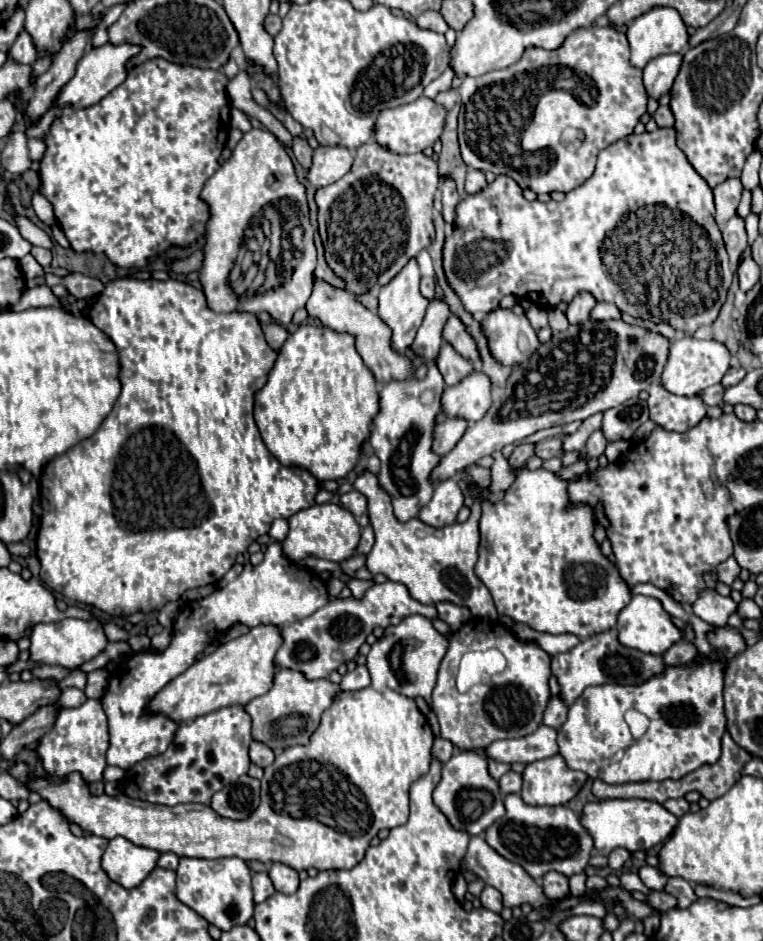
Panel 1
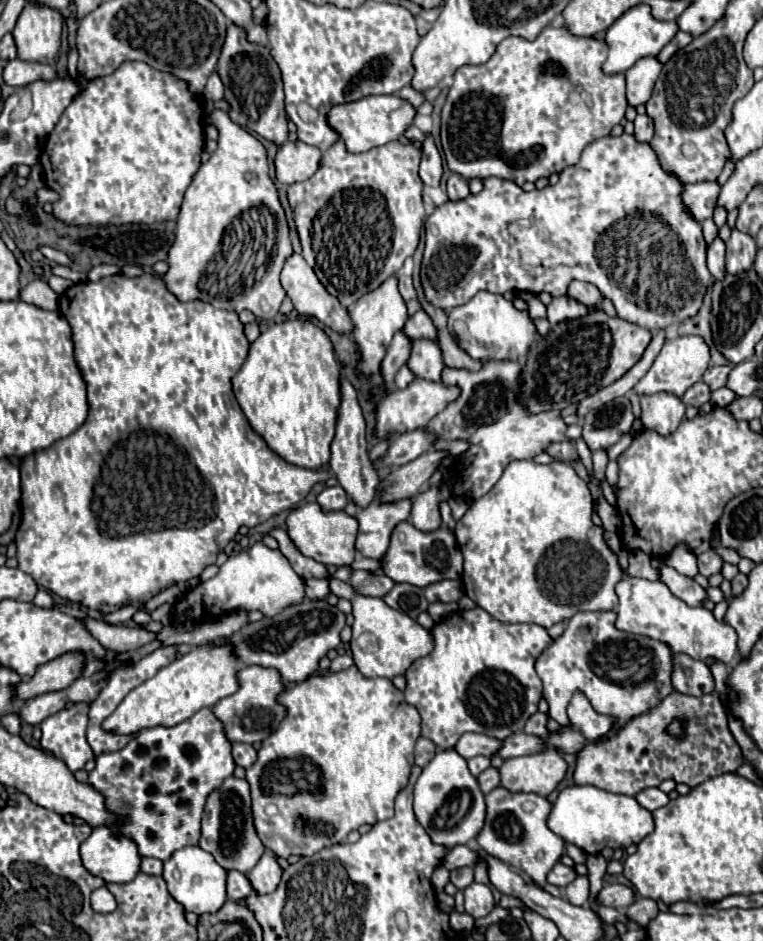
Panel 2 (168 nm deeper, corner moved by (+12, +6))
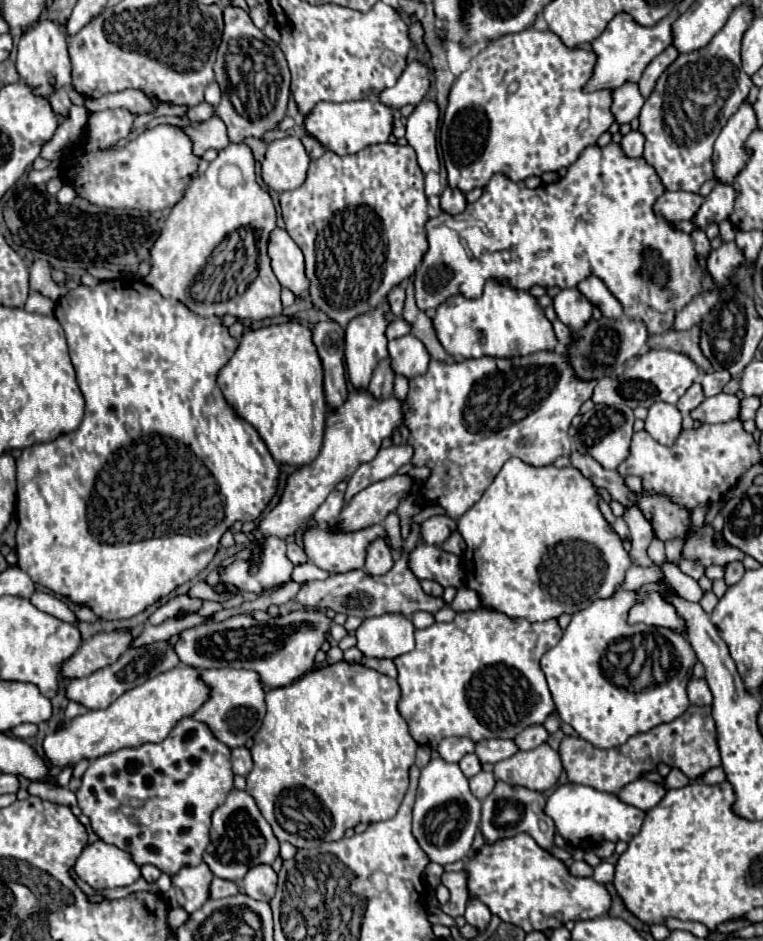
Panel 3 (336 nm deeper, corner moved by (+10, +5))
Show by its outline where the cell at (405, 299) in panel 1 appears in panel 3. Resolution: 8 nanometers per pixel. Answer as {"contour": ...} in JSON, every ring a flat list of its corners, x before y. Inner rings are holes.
{"contour":[[388,304,376,308,370,314,350,320,346,326,346,344,344,344,344,360,348,370,348,380,354,388,366,390,372,370,380,360,388,356,388,340,386,340,386,312]]}

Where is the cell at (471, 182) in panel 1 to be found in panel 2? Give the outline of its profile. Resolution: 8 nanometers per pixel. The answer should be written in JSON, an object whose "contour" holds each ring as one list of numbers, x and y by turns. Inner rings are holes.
{"contour":[[452,173,450,179,448,179,448,197,450,197,452,201,456,201,456,199,464,199,468,193,470,193,468,181,466,181,462,175]]}

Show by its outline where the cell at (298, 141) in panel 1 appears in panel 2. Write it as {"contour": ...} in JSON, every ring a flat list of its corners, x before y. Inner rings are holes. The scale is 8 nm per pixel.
{"contour":[[228,25,226,43,218,59,218,73,226,87,226,101,232,105,230,119,244,129,256,131,276,145,288,141,288,119,284,111,284,91,280,69,270,57,268,47,254,45,246,39,246,31,238,25]]}

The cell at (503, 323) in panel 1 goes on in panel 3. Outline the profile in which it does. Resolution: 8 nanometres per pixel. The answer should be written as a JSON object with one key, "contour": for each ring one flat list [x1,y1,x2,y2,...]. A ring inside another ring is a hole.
{"contour":[[488,280,484,294,476,300,468,300,462,294,444,300,436,308,432,326,444,350,454,358,514,358,542,350,556,350,558,346,552,324,544,316,544,308,538,300,526,290,516,290,508,282,496,280]]}

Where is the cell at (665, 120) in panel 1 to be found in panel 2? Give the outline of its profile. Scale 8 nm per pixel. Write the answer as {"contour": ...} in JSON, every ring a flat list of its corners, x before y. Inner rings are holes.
{"contour":[[640,113,636,119,634,119,634,135,638,141,650,141,652,135,654,135,654,123,652,123,652,117,648,113]]}

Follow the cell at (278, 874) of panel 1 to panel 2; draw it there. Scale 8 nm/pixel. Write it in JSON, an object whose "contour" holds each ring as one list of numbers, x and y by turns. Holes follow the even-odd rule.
{"contour":[[266,851,260,857,260,861,256,863,256,867,248,873,248,879,254,887,254,891,258,891,260,895,276,891,280,877,282,877,282,867,278,865,276,855,272,851]]}

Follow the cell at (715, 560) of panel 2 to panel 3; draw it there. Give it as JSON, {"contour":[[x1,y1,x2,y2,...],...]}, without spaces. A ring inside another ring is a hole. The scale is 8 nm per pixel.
{"contour":[[682,558,682,560,680,560,680,570,682,570,686,576,694,578,694,580,698,580,698,578,702,578,702,576,704,576,704,566,700,566,698,562,686,560,686,558]]}

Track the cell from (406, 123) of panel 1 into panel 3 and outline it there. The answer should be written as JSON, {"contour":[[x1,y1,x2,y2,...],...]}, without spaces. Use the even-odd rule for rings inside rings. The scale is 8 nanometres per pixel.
{"contour":[[354,100,354,102,318,102,306,116,304,128,314,136,326,150,338,156,356,154,370,144,386,142,392,134,392,110,378,100]]}

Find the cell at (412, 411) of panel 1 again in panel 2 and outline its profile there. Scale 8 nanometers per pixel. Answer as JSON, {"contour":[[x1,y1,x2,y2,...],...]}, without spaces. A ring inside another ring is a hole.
{"contour":[[374,499,370,507,356,515,358,521,358,537,356,551,370,559,380,559,390,543,392,529,410,517,410,499,400,499,394,503,384,503]]}

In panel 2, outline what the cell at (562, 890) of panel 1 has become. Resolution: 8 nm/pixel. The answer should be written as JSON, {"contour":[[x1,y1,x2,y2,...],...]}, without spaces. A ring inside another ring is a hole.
{"contour":[[556,863,554,869,548,873,548,883,556,885,556,887,566,887,574,879,576,879,576,871,572,867,562,865,562,863]]}

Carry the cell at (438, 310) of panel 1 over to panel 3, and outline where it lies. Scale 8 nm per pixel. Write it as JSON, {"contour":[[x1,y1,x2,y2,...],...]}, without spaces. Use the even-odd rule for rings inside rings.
{"contour":[[382,360,376,368,374,368,374,374,372,374,372,380,370,380,370,386,368,386,368,392,376,398,376,400,384,400,386,396,392,394,392,384,394,384,394,372,390,368,390,360]]}

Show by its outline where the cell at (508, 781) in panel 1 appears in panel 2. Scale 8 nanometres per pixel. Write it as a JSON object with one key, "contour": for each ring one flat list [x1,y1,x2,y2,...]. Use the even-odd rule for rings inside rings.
{"contour":[[488,767,484,773,478,775,478,783,484,793,490,793,492,789,500,787,500,771,496,767]]}

